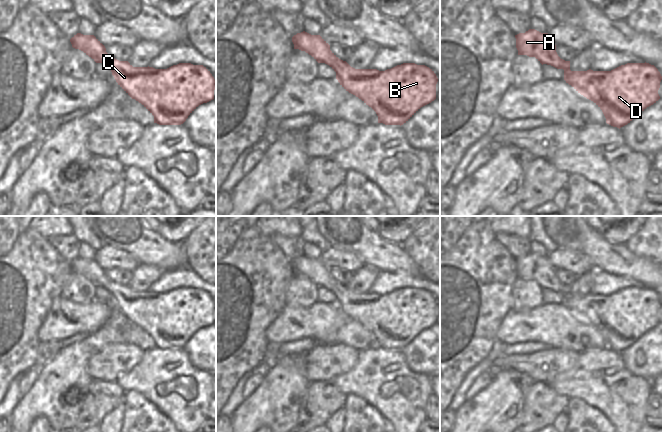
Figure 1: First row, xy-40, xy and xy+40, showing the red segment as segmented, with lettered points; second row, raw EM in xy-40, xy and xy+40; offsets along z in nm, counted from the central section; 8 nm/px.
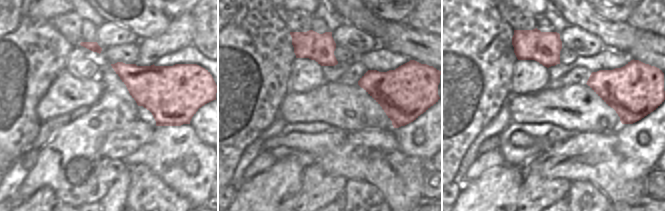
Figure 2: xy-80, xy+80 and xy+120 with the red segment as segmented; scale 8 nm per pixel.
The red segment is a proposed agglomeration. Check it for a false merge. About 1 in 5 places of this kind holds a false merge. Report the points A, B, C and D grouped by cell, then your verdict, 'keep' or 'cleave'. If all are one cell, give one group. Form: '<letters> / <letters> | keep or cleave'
A B C D | keep

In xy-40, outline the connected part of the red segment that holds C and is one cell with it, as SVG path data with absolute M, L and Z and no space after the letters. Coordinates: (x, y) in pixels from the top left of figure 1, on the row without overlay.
M77 257L70 266L73 272L83 275L96 287L109 291L118 309L132 323L141 327L154 340L154 347L159 349L181 349L199 329L214 323L216 304L203 289L179 287L167 293L133 291L128 285L111 281L94 259Z

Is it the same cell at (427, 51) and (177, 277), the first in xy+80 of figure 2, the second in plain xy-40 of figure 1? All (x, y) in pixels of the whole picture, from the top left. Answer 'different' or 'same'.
different

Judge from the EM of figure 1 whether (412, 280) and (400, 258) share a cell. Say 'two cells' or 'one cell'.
two cells

